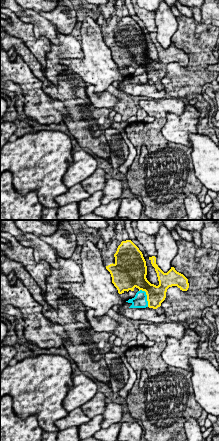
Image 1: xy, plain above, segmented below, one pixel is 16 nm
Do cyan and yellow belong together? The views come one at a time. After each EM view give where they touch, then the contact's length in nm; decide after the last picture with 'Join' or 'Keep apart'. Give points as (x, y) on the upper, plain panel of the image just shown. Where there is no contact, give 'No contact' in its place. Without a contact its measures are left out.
Touches cyan at (146, 73). Shared border 320 nm

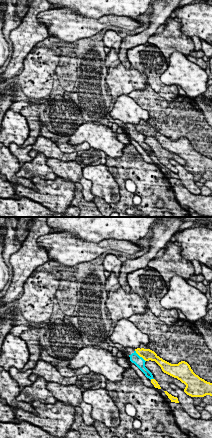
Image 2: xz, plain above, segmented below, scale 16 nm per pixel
Touches cyan at (139, 132). Shared border 260 nm

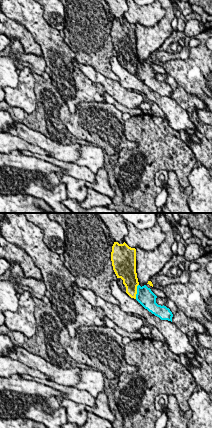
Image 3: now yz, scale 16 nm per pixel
Touches cyan at (137, 67). Shared border 240 nm

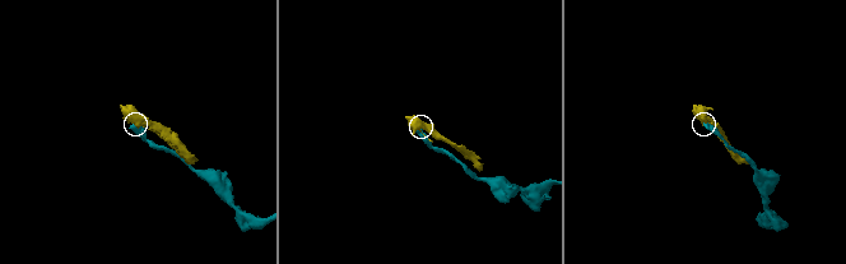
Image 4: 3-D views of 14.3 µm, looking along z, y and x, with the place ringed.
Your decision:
Keep apart

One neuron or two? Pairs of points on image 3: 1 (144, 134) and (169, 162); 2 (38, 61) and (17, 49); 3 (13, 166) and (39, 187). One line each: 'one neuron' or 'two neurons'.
1: one neuron
2: one neuron
3: one neuron

